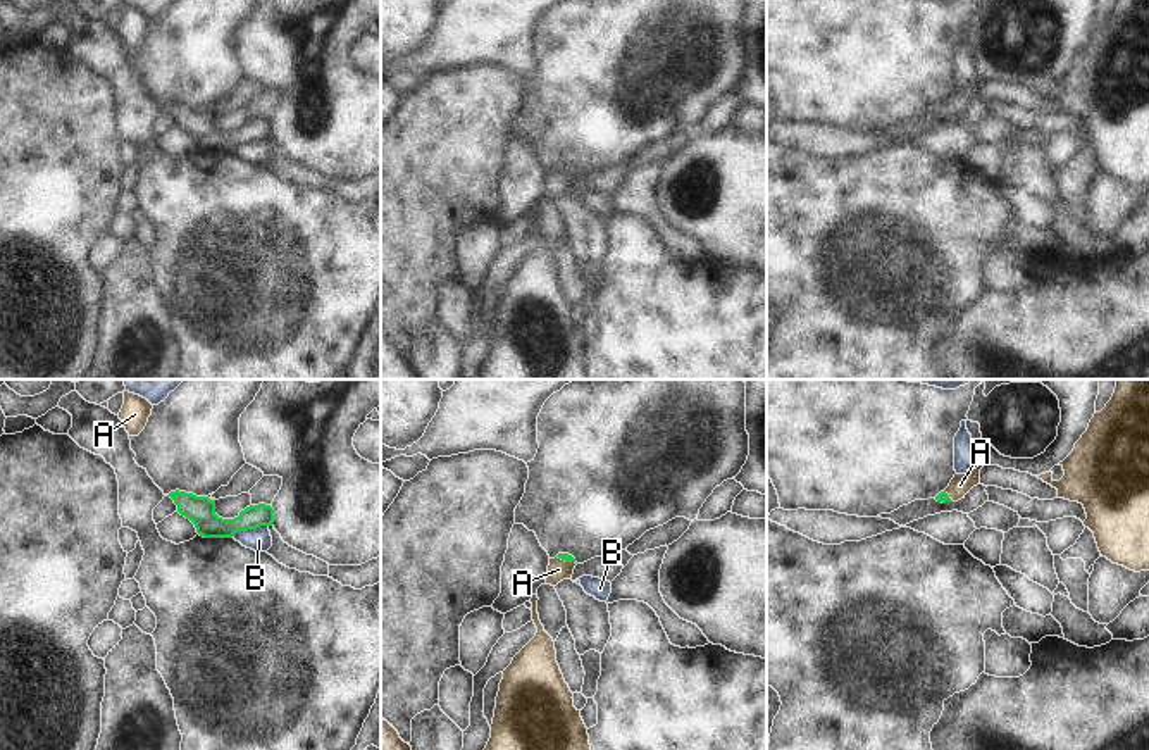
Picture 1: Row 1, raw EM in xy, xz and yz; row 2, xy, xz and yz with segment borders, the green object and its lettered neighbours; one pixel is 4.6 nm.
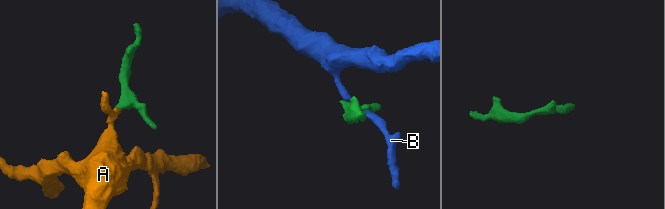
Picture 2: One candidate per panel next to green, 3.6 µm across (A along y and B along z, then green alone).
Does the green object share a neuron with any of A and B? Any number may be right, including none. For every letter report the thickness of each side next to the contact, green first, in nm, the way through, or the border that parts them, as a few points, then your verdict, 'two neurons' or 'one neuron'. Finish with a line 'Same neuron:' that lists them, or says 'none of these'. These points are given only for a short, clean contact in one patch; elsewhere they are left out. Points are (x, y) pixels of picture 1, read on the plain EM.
A: calibres 40 and 100 nm; way xz (565, 171), (567, 174), (558, 183); one neuron
B: calibres 140 and 110 nm; border xy (267, 138), (240, 143), (231, 150); two neurons
Same neuron: A

